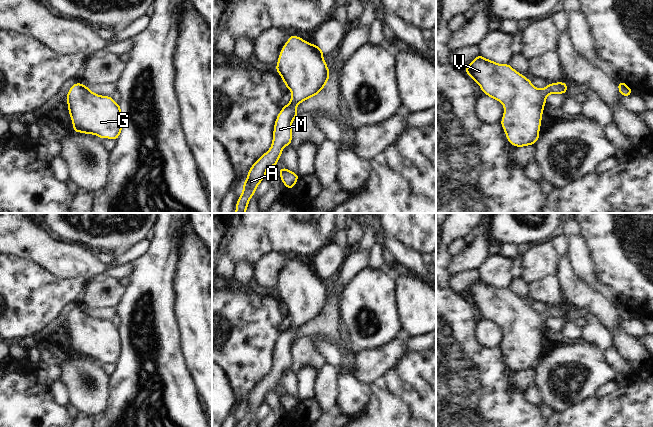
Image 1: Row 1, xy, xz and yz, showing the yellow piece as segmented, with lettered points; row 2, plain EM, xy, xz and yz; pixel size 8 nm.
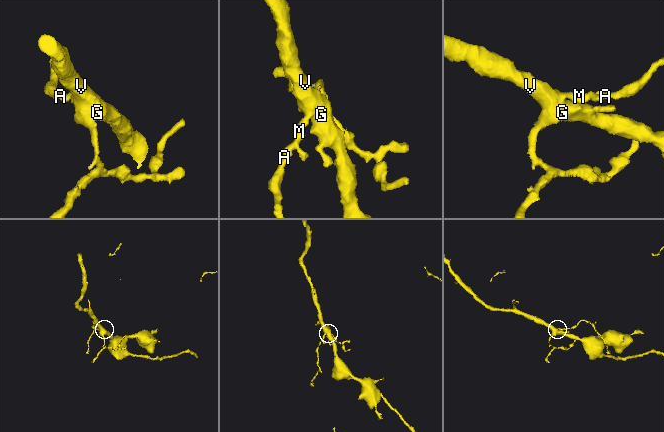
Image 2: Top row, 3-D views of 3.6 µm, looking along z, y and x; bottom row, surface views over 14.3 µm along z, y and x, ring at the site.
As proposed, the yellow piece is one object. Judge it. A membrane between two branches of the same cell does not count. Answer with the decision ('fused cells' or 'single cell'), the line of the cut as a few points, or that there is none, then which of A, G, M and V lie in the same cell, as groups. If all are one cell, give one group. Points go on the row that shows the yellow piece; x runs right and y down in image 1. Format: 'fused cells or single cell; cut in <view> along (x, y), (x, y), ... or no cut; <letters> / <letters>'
single cell; no cut; A G M V

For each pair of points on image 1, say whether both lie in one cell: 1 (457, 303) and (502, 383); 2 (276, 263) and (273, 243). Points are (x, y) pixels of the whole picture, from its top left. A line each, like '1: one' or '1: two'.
1: one
2: two

